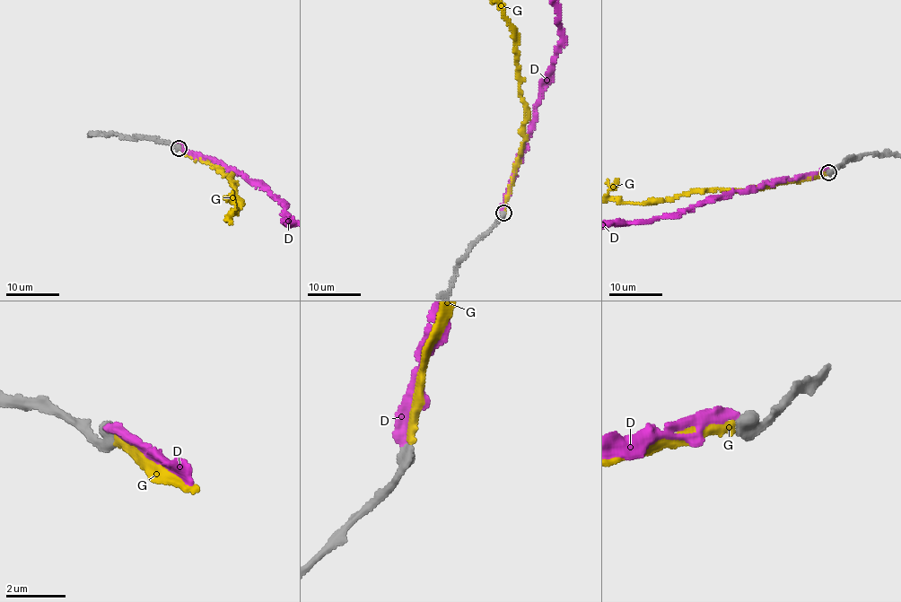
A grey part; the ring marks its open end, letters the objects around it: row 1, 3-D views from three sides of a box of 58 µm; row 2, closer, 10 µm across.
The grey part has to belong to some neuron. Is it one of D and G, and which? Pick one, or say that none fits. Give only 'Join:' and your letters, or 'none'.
Join: G

